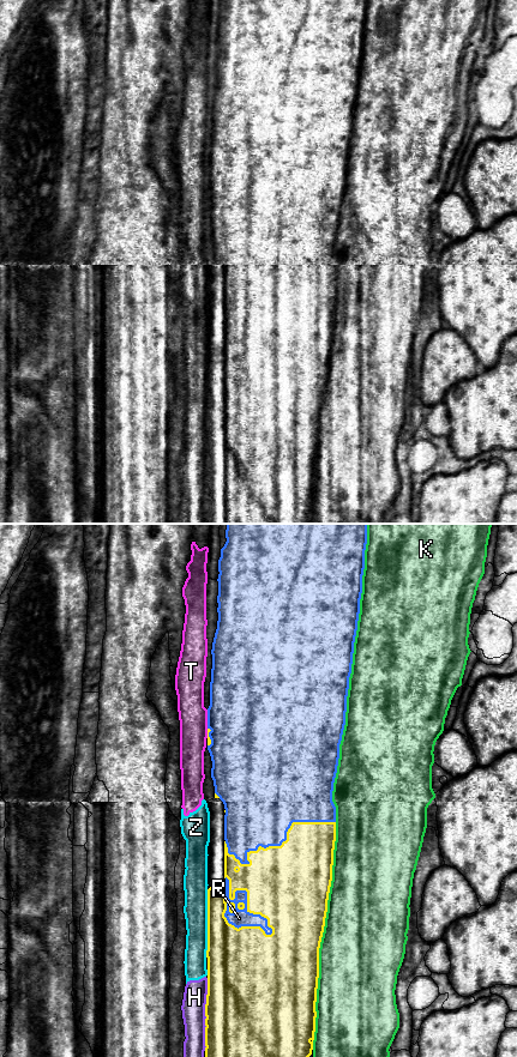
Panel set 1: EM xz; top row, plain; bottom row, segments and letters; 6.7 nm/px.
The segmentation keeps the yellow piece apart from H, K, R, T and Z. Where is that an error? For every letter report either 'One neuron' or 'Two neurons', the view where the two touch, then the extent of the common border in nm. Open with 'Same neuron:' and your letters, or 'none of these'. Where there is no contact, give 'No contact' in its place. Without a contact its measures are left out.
Same neuron: R
H: Two neurons. Touches yellow in xz. Shared border 480 nm
K: Two neurons. Touches yellow in xz. Shared border 1550 nm
R: One neuron. Touches yellow in xz. Shared border 500 nm
T: Two neurons. Touches yellow in xz. Shared border 60 nm
Z: Two neurons. Touches yellow in xz. Shared border 460 nm

